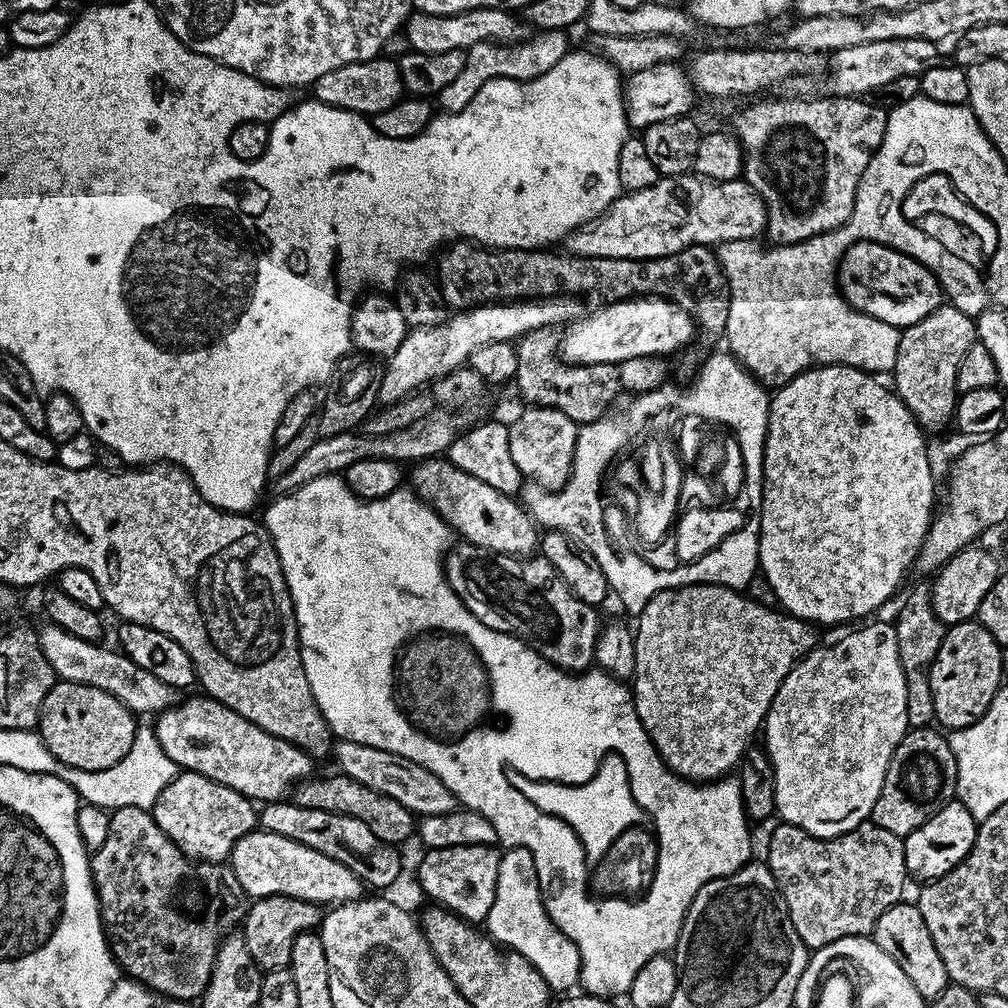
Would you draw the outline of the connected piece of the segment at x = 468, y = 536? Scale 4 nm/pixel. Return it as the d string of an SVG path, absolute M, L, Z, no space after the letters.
M447 458L422 460L413 468L416 469L410 472L411 487L435 508L449 528L459 535L461 532L467 543L521 558L531 557L539 549L541 529L519 499L486 486L486 482L474 478L474 474L466 474L466 470L454 466Z

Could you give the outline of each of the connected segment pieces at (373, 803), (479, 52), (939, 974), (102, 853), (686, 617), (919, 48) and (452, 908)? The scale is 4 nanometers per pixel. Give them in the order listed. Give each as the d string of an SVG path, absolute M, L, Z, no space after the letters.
M343 774L336 776L320 776L300 781L290 793L291 803L310 810L326 810L330 814L342 814L350 818L358 818L358 822L366 822L370 830L374 830L377 838L393 846L401 846L408 839L413 839L418 828L418 820L413 812L406 810L402 802L395 798L386 798L378 790L370 790L370 786L362 786L362 782L354 782L354 778Z
M565 30L537 31L529 35L528 39L520 44L495 44L494 42L478 42L478 46L470 46L466 49L466 63L462 65L462 71L454 77L454 82L442 86L438 97L438 104L444 112L457 112L466 110L466 106L486 86L486 82L498 78L510 78L511 80L533 80L553 66L558 66L562 58L570 51L568 44L569 33Z
M901 902L890 906L890 910L878 918L870 935L878 946L882 946L882 950L886 950L886 954L890 954L890 958L894 958L894 962L898 962L898 966L902 966L902 974L914 982L914 990L918 990L925 1002L938 998L938 994L946 990L950 981L942 962L942 954L938 954L934 938L930 938L930 930L926 930L926 921L916 909L915 903Z
M122 806L109 815L110 834L106 842L91 853L92 885L100 903L112 957L120 963L125 976L168 996L191 1002L199 999L210 982L216 955L225 936L239 927L247 912L246 893L231 865L193 860L166 835L147 808Z
M691 584L652 592L637 620L636 674L630 681L636 713L664 765L693 782L719 780L739 765L752 739L757 739L786 674L818 644L817 629L807 620L760 604L726 584Z
M902 38L890 42L865 42L863 46L850 46L850 50L838 50L831 53L830 67L826 72L828 81L823 91L833 96L860 98L893 78L919 76L937 59L936 48L937 45L931 40Z
M491 844L482 846L446 846L430 848L420 860L420 888L429 896L433 905L447 908L455 916L469 922L487 921L490 906L494 906L494 890L498 886L498 862L501 849Z

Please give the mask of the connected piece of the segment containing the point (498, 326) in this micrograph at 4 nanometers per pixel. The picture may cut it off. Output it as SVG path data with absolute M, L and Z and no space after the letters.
M567 294L539 300L480 304L477 308L457 311L440 324L413 328L402 342L402 346L398 346L396 353L387 357L379 403L396 404L399 400L406 399L411 392L418 391L423 384L431 385L454 369L465 367L470 354L478 350L478 346L486 346L490 342L515 342L525 333L538 328L575 321L582 312L580 304L581 301L577 297Z

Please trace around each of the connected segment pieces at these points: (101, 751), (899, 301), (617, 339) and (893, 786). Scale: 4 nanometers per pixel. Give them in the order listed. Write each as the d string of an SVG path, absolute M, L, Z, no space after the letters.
M57 679L50 694L46 694L38 731L54 758L93 772L114 766L128 753L137 727L138 720L134 713L106 690Z
M869 240L852 244L840 259L838 287L840 295L851 308L901 330L922 322L926 314L942 303L941 286L935 273L922 262Z
M637 296L631 300L619 300L613 304L605 303L597 312L581 315L575 322L569 323L563 329L558 340L558 355L568 364L617 364L626 362L630 358L646 358L658 356L671 357L671 352L676 352L684 347L692 338L694 325L692 318L687 316L681 308L671 301L659 296Z
M932 726L909 728L890 758L878 802L874 802L872 807L871 823L903 838L918 830L922 822L926 822L942 805L953 799L955 792L956 764L947 735Z

